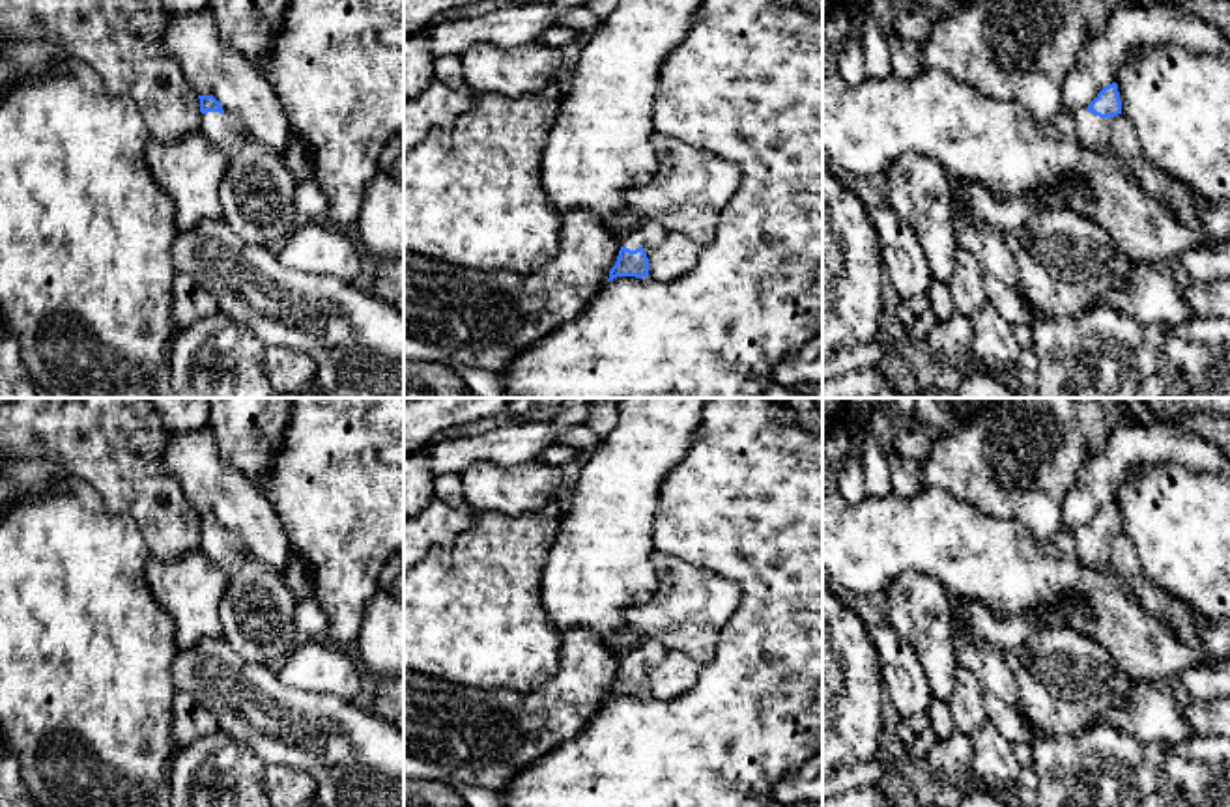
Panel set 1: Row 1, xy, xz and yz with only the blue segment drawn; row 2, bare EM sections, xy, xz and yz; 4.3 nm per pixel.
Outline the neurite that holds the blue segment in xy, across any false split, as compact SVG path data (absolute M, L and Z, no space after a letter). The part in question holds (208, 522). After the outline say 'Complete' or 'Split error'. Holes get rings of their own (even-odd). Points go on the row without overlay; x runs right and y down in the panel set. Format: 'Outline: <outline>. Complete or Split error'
Outline: M213 514L200 517L200 549L224 572L226 590L219 607L224 643L243 659L279 671L303 643L295 628L297 600L284 572L256 560L236 531L224 531Z. Split error

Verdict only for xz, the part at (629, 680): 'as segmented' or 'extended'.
extended

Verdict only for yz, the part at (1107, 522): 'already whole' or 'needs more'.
needs more

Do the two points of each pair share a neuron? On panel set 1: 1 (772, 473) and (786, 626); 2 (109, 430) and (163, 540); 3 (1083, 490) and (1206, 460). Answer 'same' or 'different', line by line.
1: same
2: same
3: same

